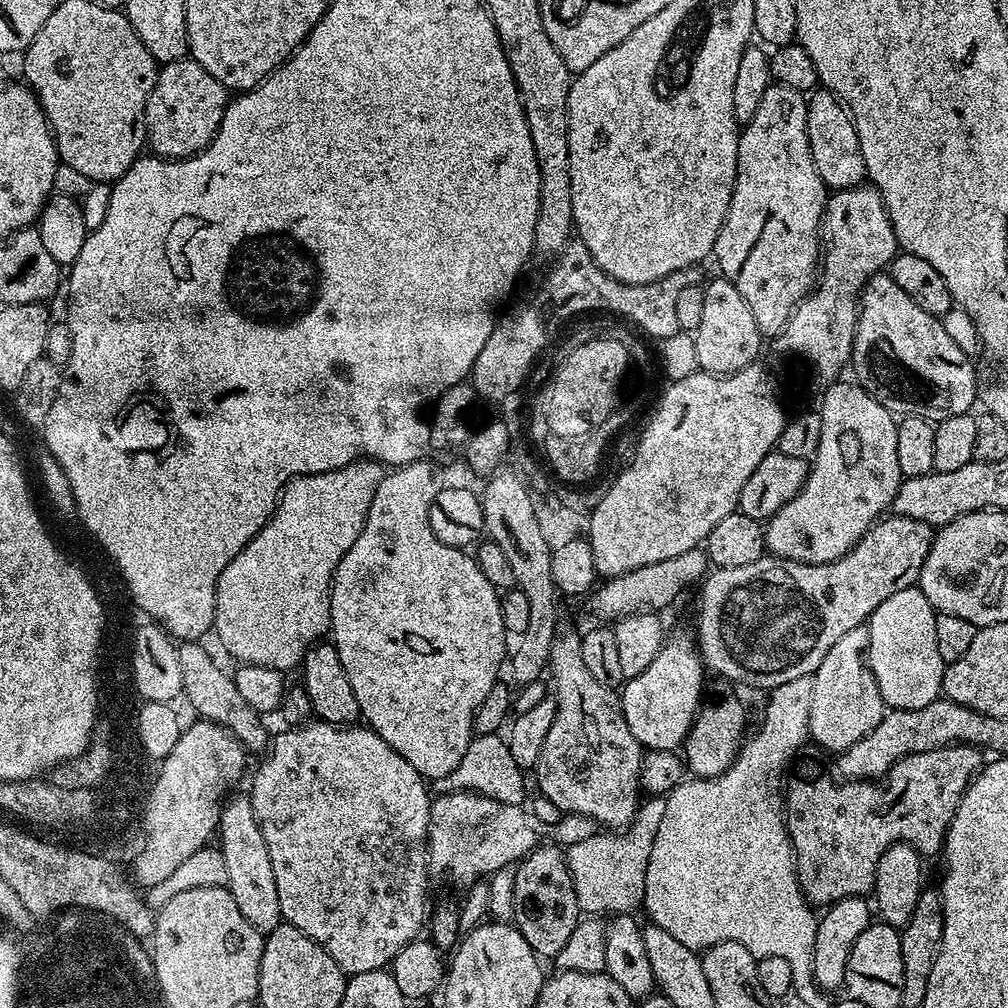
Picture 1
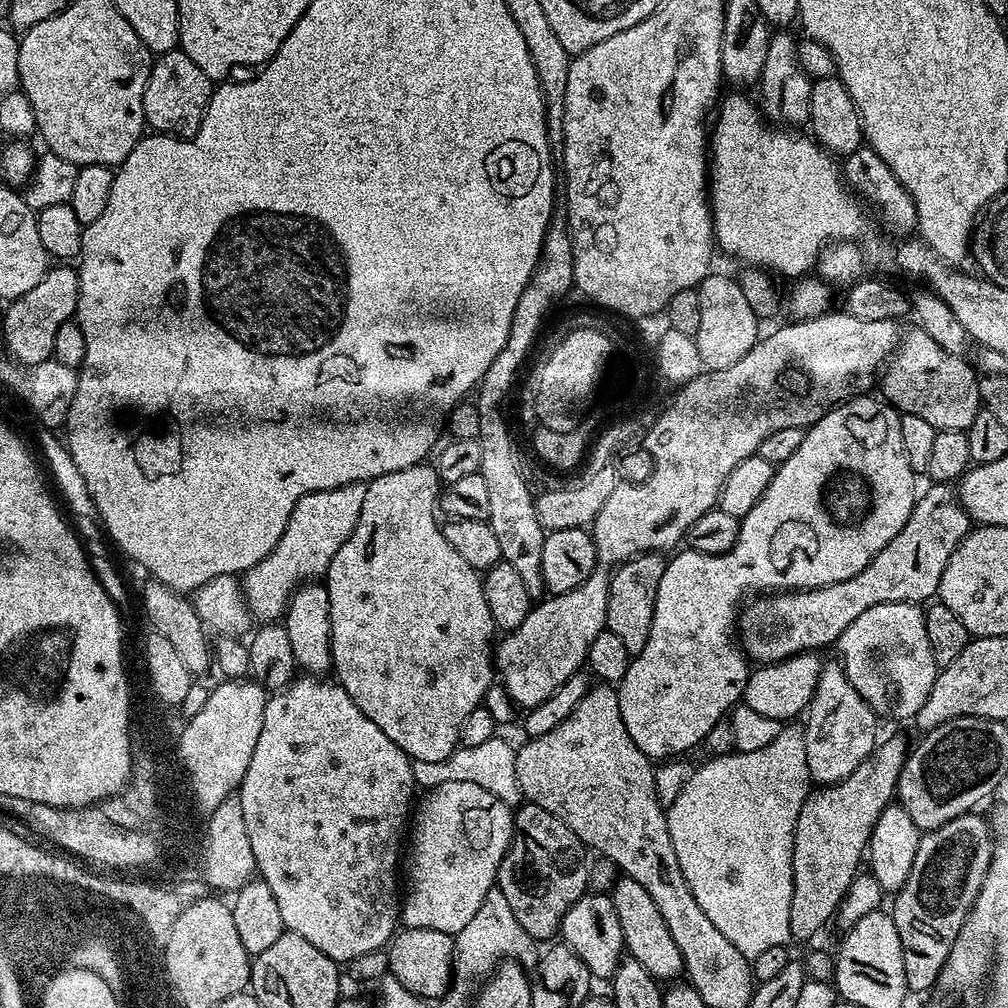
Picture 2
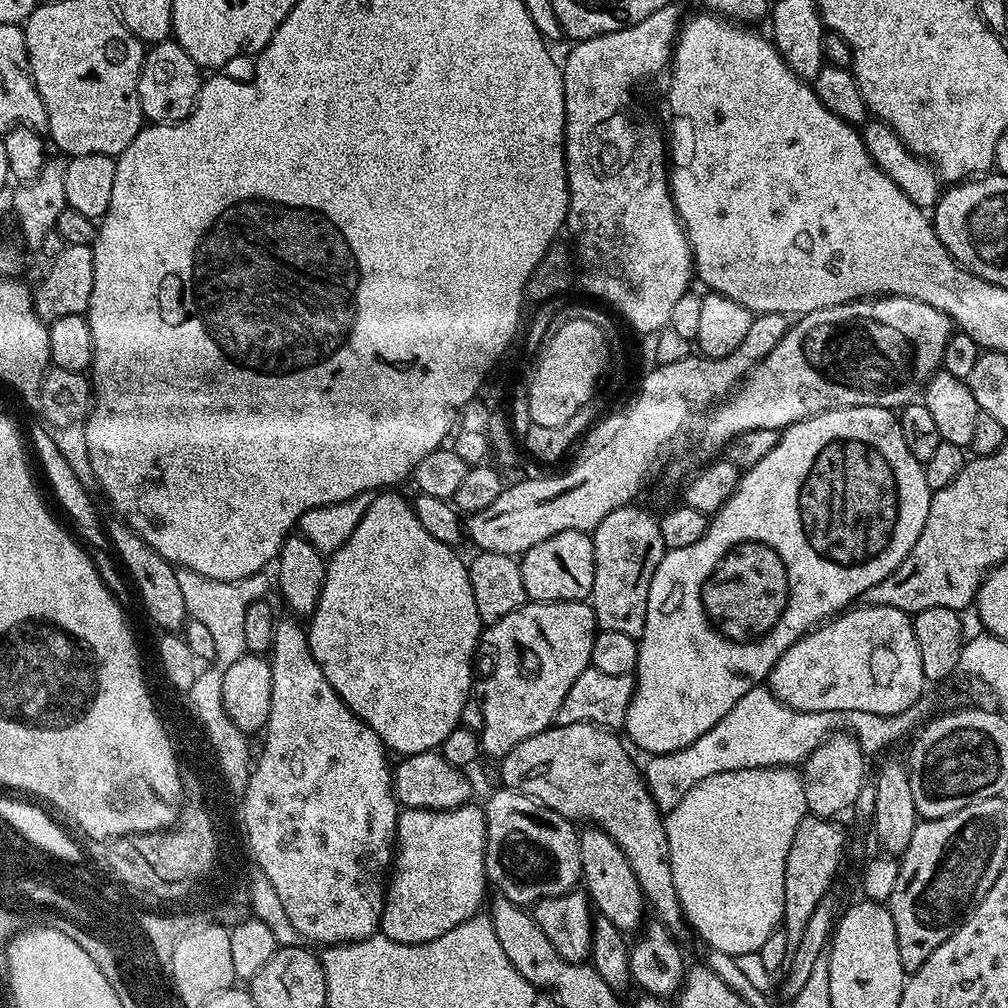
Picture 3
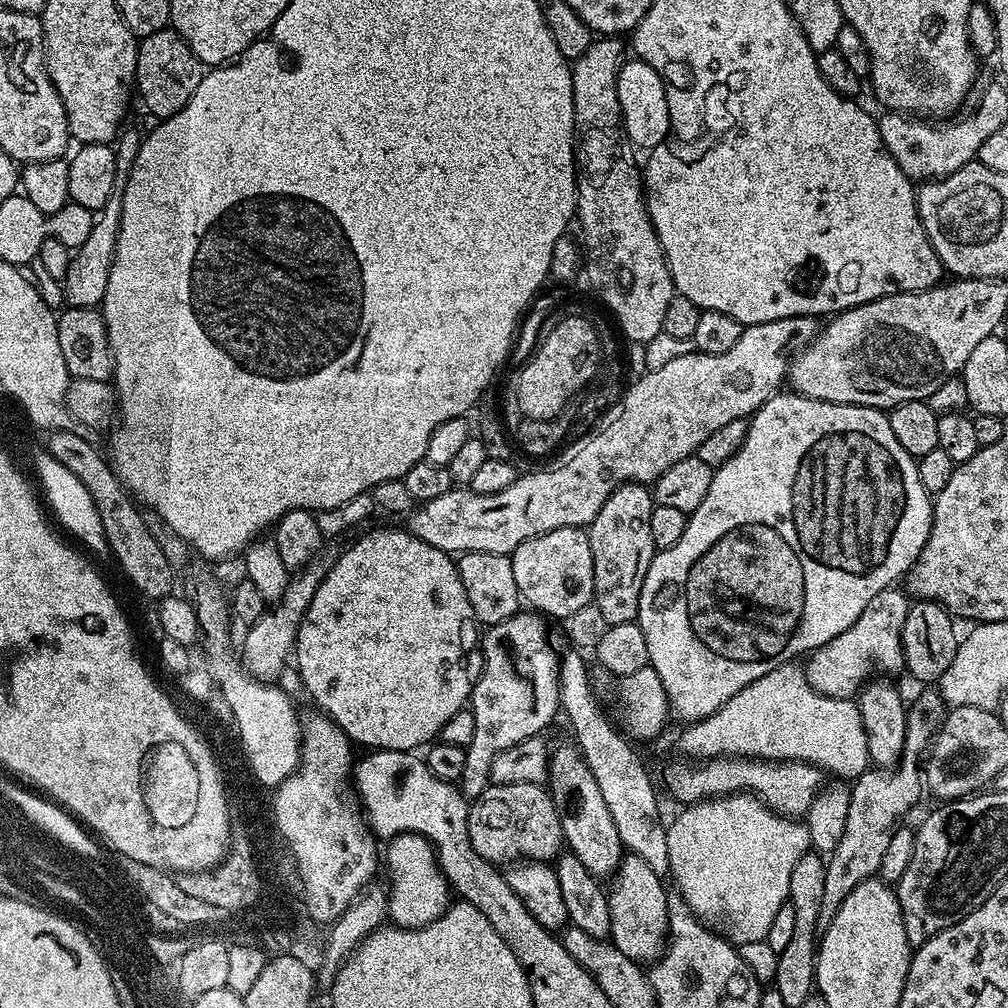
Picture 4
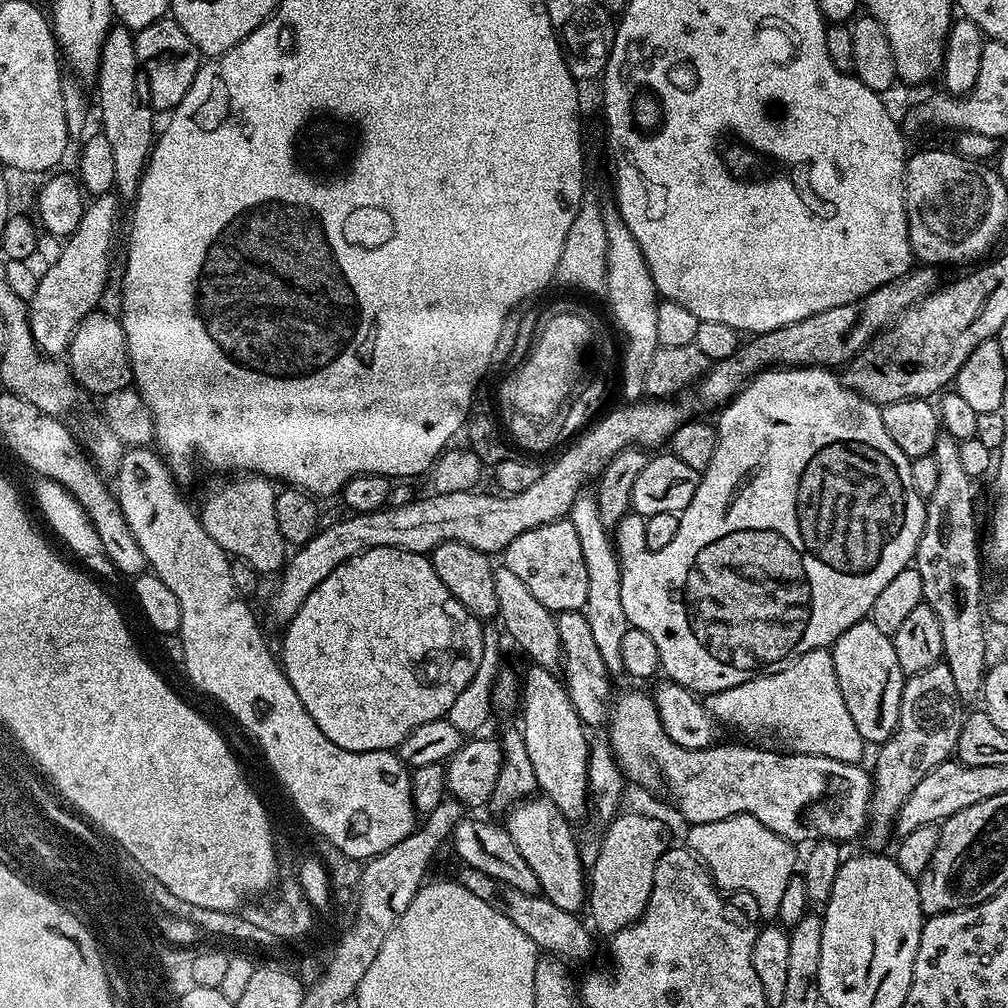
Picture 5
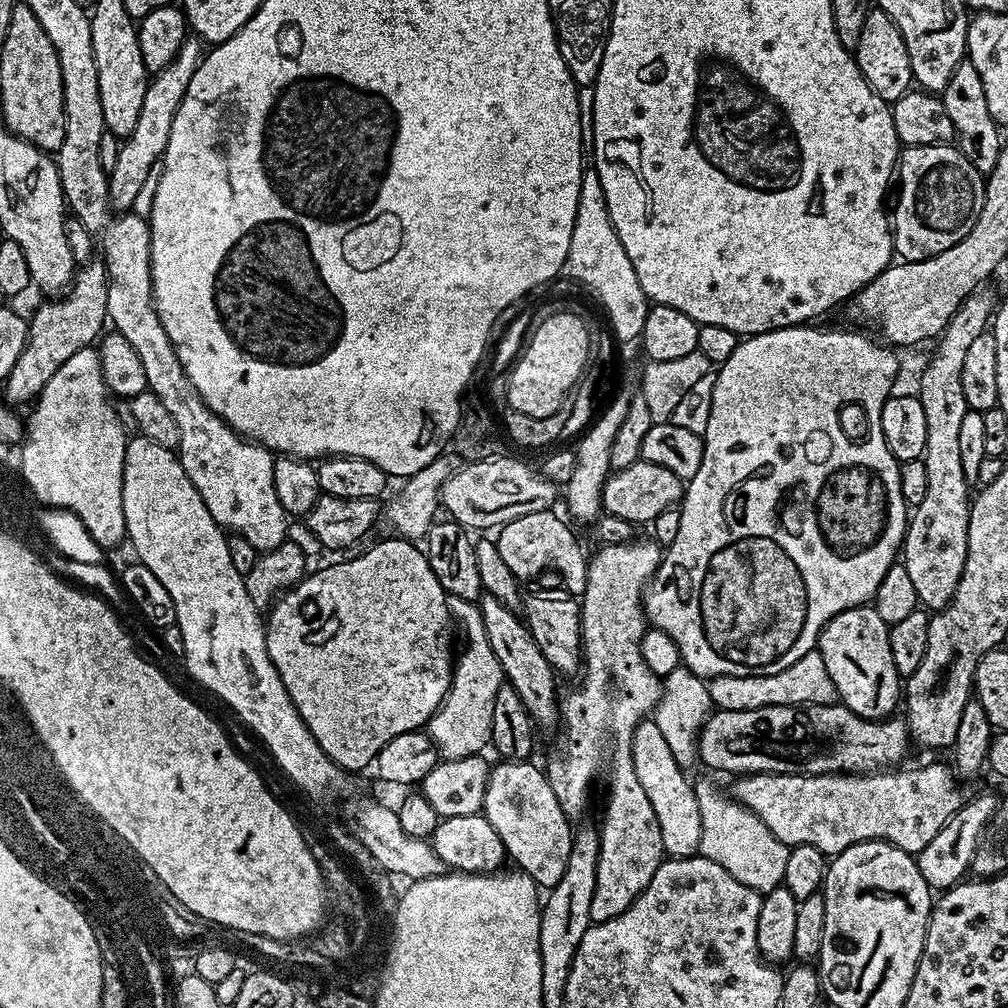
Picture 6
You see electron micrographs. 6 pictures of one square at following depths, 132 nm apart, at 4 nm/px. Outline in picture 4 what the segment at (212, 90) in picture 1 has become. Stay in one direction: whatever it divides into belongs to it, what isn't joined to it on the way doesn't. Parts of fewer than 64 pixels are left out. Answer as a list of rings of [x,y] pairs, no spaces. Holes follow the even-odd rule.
[[[171,27],[158,30],[154,34],[143,37],[136,50],[135,91],[140,92],[140,100],[150,115],[157,121],[169,120],[198,90],[198,82],[202,82],[206,68],[199,58],[190,50],[190,46]]]

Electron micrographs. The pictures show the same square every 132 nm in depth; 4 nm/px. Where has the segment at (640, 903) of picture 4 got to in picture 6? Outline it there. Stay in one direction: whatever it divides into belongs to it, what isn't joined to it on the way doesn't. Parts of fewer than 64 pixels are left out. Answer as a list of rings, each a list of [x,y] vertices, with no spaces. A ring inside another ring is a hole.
[[[651,538],[645,540],[636,540],[633,544],[608,544],[596,557],[588,560],[588,585],[582,594],[580,600],[580,638],[582,641],[582,675],[579,677],[580,685],[569,694],[563,697],[560,705],[560,720],[562,728],[564,724],[564,733],[560,736],[560,745],[556,748],[556,753],[552,756],[552,761],[546,764],[548,773],[548,781],[550,786],[554,786],[554,795],[558,797],[558,802],[562,806],[562,810],[570,818],[575,817],[575,812],[580,812],[588,804],[588,791],[592,788],[592,779],[605,768],[608,771],[608,801],[604,804],[604,821],[599,821],[600,830],[600,857],[598,858],[598,882],[594,886],[594,902],[590,902],[590,918],[593,924],[601,924],[610,918],[618,918],[618,914],[622,914],[622,910],[626,910],[634,902],[634,898],[638,898],[638,894],[642,894],[642,890],[646,890],[646,886],[650,882],[650,878],[654,878],[654,870],[658,870],[658,866],[666,858],[666,853],[662,844],[662,832],[658,828],[657,815],[650,806],[650,801],[646,798],[646,793],[642,790],[641,783],[634,772],[634,760],[631,757],[631,742],[634,738],[635,728],[639,726],[640,721],[651,717],[656,711],[656,704],[660,700],[660,690],[662,687],[661,677],[655,676],[654,673],[646,666],[646,662],[642,662],[642,650],[640,643],[642,642],[644,630],[646,627],[646,617],[644,614],[644,589],[648,587],[648,581],[655,576],[658,566],[662,559],[661,545],[657,544]],[[596,704],[609,704],[609,708],[601,714],[600,720],[596,720]]]

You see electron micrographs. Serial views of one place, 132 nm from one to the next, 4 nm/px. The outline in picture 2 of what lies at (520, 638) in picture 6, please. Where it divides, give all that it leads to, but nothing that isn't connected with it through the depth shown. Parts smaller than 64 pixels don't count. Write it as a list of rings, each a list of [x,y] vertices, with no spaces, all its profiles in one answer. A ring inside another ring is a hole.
[[[622,876],[611,889],[610,895],[621,923],[625,949],[629,957],[636,959],[659,982],[675,981],[683,975],[684,959],[681,951],[674,943],[658,906],[651,901],[650,894],[638,882]]]

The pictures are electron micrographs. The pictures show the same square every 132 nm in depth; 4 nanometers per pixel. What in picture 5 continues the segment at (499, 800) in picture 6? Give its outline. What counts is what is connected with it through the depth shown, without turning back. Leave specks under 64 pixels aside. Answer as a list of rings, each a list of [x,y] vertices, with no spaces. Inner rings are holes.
[[[536,794],[509,807],[506,827],[514,846],[526,858],[530,870],[538,877],[541,895],[554,906],[567,912],[579,913],[587,903],[586,866],[580,861],[580,844],[572,833],[573,825],[544,795]]]

